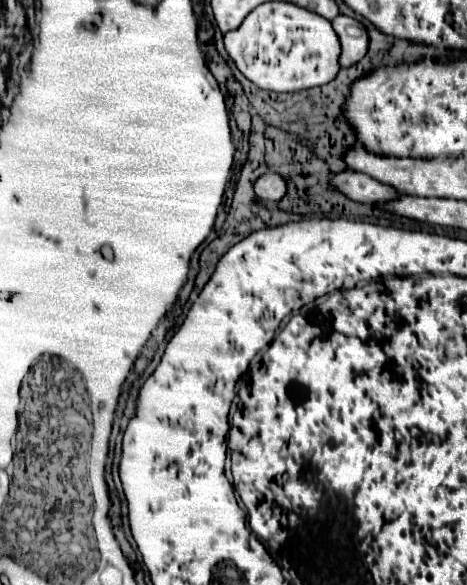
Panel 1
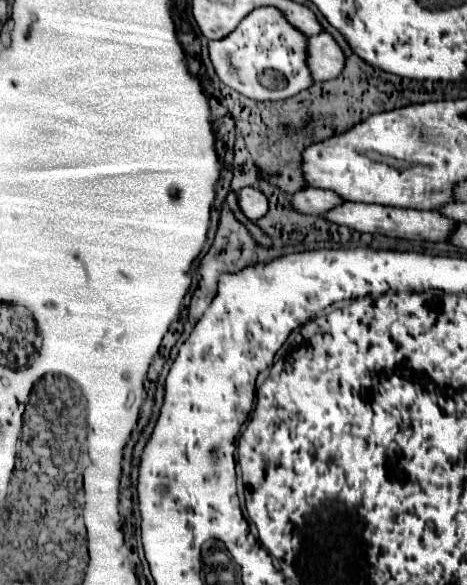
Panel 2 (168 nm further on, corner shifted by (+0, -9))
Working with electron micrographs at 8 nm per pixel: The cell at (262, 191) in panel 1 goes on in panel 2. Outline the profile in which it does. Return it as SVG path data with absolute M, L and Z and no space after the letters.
M244 187L238 191L238 207L250 221L258 221L268 211L268 199L262 195L260 189Z

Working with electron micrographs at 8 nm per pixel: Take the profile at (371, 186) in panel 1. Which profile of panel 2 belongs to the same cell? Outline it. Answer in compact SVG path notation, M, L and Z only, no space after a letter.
M306 187L306 189L300 189L300 193L294 193L290 203L292 203L294 211L300 211L304 215L320 215L326 209L332 209L332 205L336 207L344 201L340 197L336 197L334 191Z

